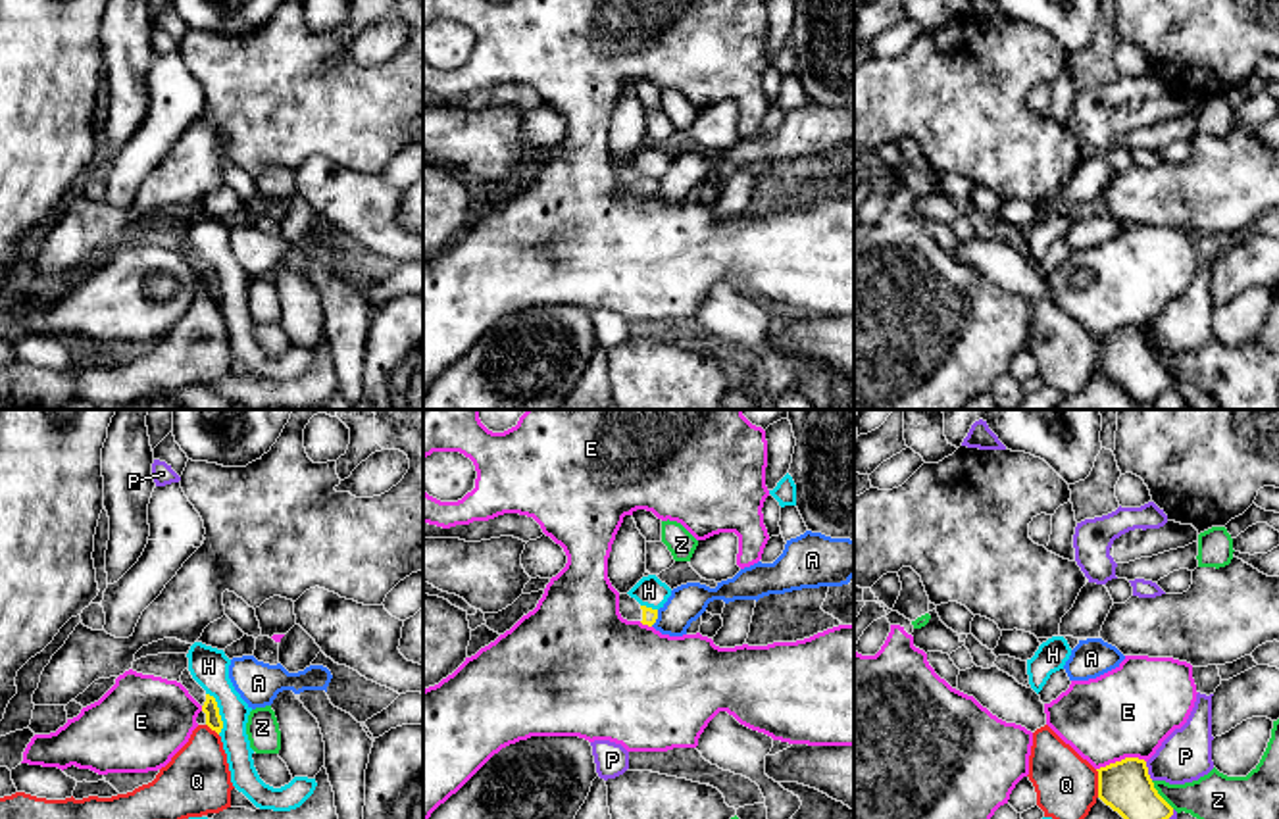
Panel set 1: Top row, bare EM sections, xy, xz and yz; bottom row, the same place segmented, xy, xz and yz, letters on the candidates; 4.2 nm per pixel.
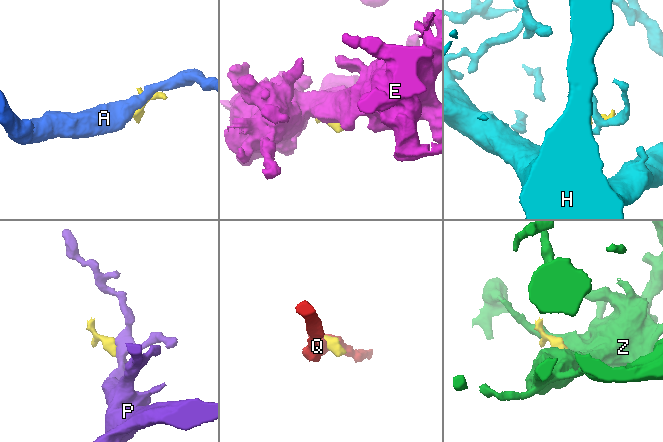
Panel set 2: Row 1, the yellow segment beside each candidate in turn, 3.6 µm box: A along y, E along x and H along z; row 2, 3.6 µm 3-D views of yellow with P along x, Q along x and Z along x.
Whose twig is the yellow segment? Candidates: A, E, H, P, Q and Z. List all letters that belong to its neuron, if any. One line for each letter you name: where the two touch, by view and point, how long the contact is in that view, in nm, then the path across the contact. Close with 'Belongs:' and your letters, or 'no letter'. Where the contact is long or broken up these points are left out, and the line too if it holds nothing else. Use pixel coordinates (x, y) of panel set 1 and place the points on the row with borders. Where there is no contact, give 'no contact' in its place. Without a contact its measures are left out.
Belongs: no letter

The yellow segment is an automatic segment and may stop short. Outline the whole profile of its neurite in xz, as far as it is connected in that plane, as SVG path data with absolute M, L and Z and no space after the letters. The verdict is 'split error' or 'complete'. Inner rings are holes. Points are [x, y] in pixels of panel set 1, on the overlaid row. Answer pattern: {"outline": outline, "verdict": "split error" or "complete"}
{"outline": "M619 594L619 613L627 621L640 621L642 625L652 627L658 619L658 609L640 606L629 594Z", "verdict": "split error"}

